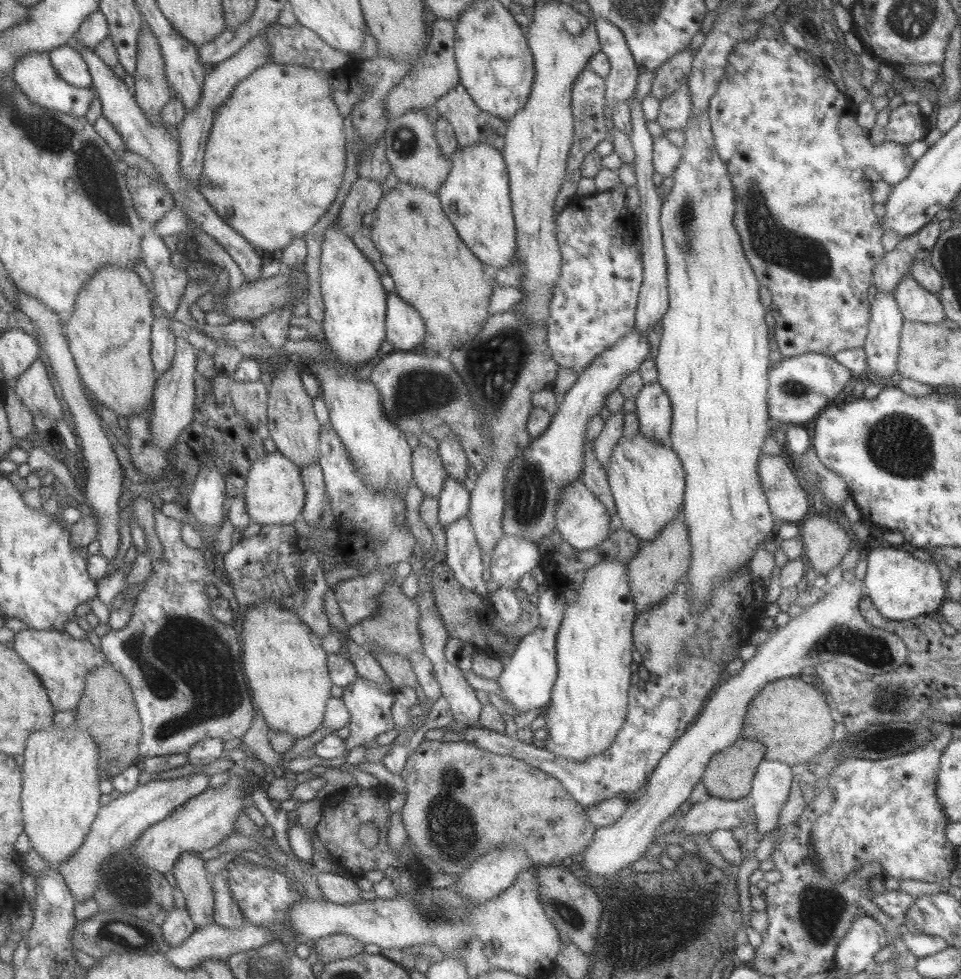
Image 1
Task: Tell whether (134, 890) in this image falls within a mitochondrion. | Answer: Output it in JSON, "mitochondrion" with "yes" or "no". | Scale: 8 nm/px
{"mitochondrion":"yes"}

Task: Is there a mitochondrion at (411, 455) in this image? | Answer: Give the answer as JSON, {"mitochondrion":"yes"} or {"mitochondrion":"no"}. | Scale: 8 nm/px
{"mitochondrion":"no"}

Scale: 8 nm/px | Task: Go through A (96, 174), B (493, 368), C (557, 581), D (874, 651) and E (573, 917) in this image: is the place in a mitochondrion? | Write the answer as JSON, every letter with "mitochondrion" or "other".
{"A":"mitochondrion","B":"mitochondrion","C":"other","D":"mitochondrion","E":"mitochondrion"}

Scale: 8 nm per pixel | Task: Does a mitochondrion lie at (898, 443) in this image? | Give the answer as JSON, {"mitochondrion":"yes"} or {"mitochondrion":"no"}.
{"mitochondrion":"yes"}

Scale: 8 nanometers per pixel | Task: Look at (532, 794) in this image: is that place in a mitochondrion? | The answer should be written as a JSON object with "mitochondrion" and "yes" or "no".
{"mitochondrion":"no"}

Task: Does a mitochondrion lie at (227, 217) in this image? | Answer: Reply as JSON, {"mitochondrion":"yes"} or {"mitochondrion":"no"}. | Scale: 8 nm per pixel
{"mitochondrion":"no"}

